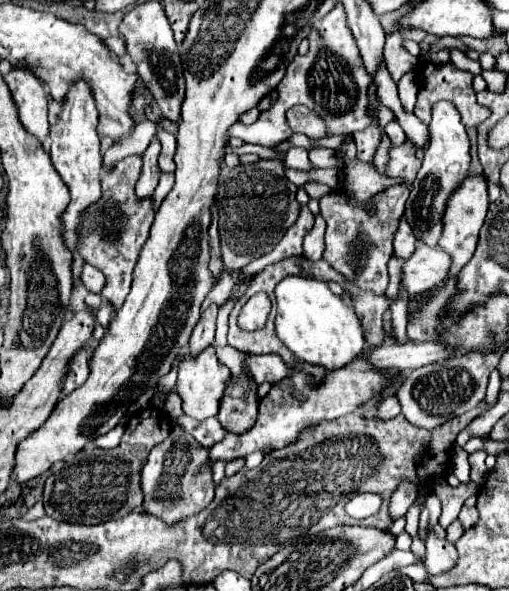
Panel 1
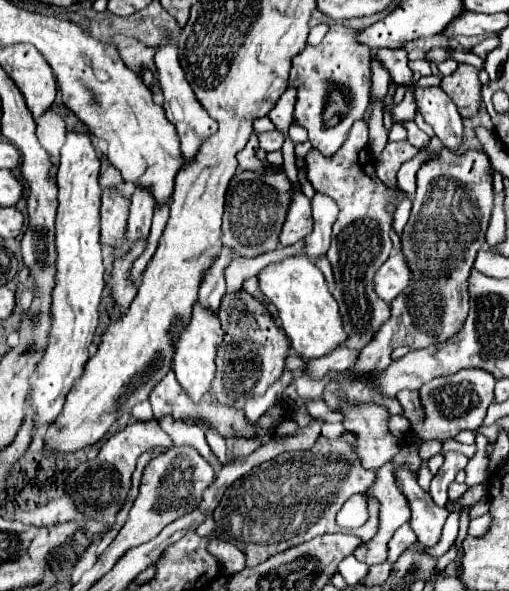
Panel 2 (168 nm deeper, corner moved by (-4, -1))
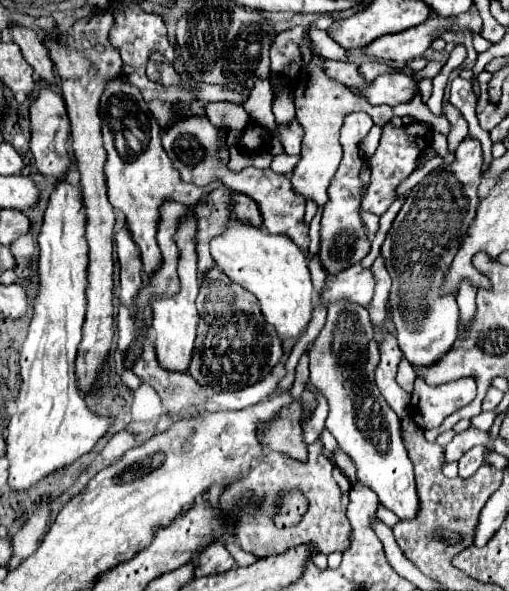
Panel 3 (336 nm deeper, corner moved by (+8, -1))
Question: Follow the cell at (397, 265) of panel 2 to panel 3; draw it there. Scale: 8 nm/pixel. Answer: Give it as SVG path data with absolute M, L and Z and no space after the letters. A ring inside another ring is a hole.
M352 265L346 271L326 279L322 301L328 305L336 299L348 299L368 307L374 297L374 285L376 285L376 279L370 269L362 265Z

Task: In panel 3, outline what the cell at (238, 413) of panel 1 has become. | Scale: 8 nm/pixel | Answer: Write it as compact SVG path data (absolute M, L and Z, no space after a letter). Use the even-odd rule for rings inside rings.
M210 269L200 285L198 293L200 325L196 335L196 347L188 373L194 381L204 385L208 381L216 391L238 391L246 385L248 377L266 377L280 361L282 343L274 329L268 329L260 305L252 293L234 283L220 269Z

